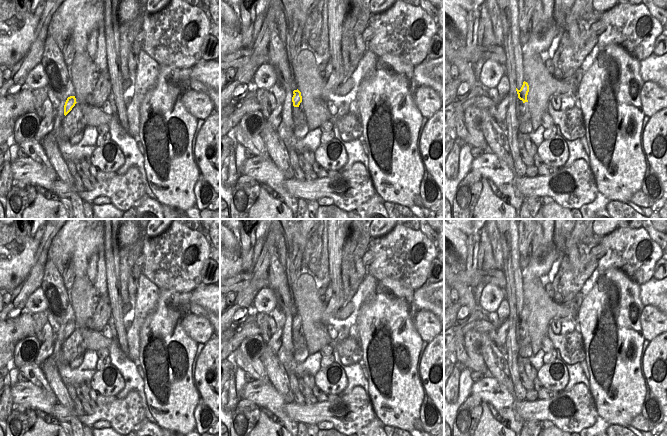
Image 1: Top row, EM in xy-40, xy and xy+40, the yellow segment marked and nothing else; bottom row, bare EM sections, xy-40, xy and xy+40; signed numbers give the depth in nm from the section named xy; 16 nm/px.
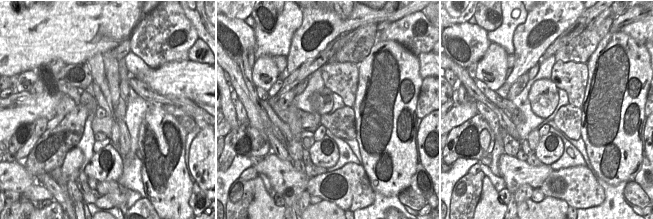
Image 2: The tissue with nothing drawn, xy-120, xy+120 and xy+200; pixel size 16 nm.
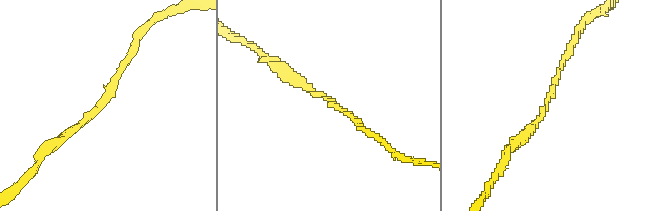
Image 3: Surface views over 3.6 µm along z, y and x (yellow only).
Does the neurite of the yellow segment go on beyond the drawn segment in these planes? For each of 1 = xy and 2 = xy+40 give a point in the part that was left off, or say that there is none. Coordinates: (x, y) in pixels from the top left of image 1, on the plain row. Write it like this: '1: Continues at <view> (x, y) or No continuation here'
1: No continuation here
2: No continuation here.

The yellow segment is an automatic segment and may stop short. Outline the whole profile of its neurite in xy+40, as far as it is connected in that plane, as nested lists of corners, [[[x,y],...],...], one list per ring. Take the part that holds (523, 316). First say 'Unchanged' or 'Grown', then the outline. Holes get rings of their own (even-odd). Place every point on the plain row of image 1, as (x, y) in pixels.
Unchanged. [[[524,305],[521,313],[518,314],[518,313],[516,312],[516,315],[517,315],[517,318],[518,318],[518,322],[519,322],[520,324],[522,324],[523,327],[528,326],[528,324],[527,324],[527,319],[528,319],[528,316],[529,316],[529,309],[528,309],[527,306]]]

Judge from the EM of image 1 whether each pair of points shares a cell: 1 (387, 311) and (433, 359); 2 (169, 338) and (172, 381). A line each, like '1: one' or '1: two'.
1: two
2: one

